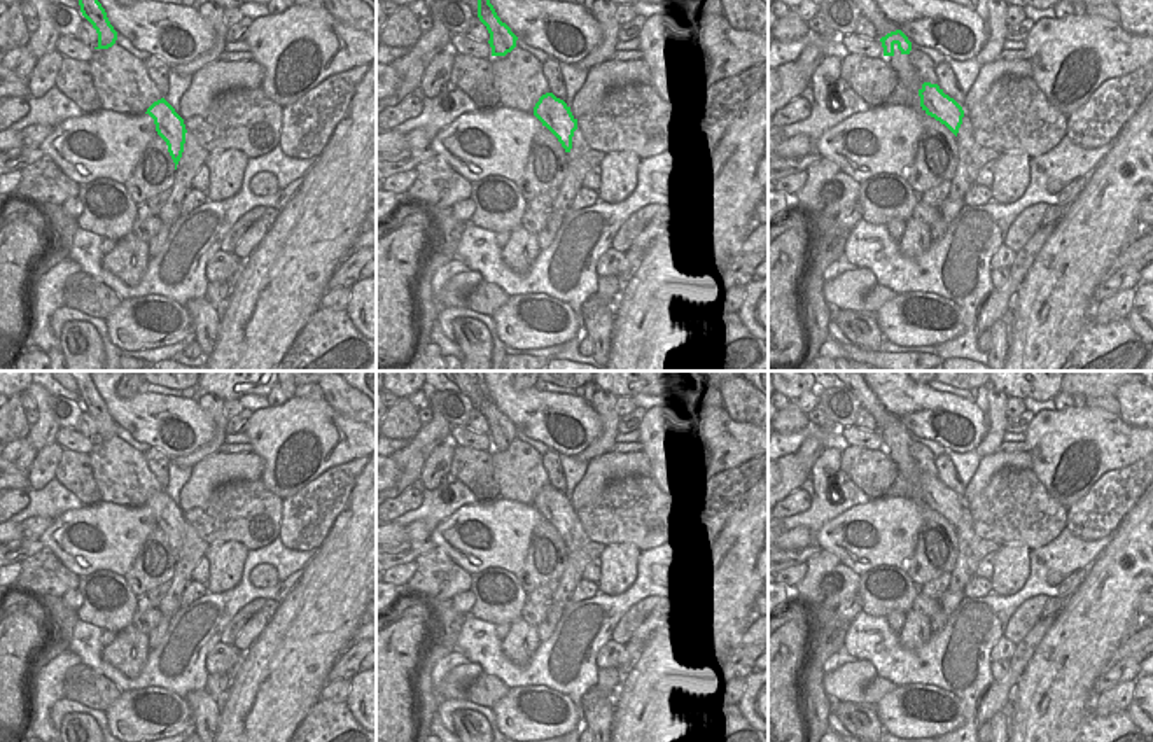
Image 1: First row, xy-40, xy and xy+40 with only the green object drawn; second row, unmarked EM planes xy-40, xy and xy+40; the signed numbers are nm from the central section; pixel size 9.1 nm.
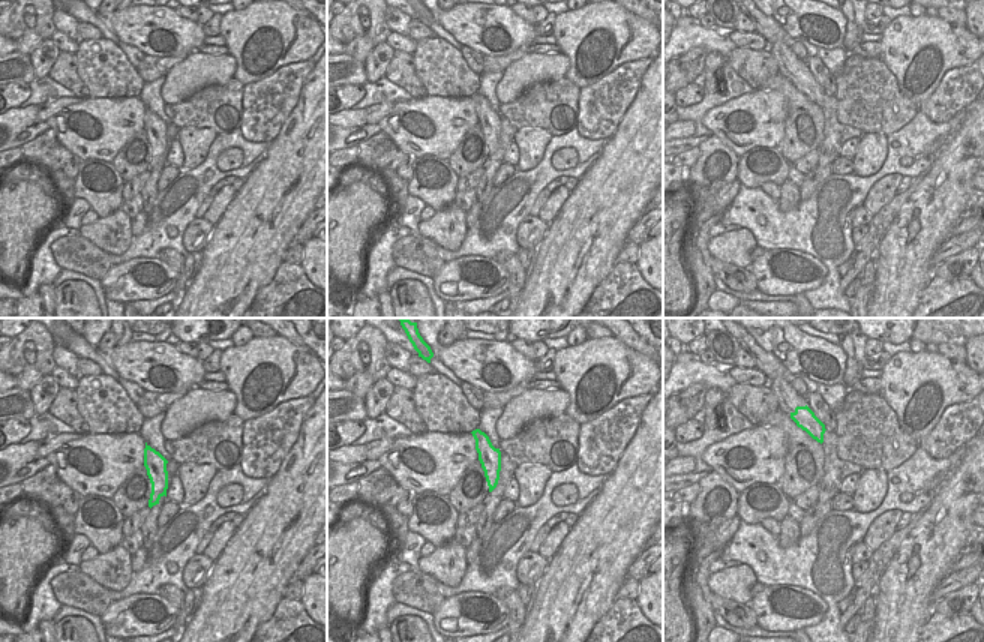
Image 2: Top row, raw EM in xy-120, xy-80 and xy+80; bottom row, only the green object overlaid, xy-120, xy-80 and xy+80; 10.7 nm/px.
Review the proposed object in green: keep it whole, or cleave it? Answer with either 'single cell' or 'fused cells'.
single cell

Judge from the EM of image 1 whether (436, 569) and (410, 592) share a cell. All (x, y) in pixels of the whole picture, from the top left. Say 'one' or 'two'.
one

